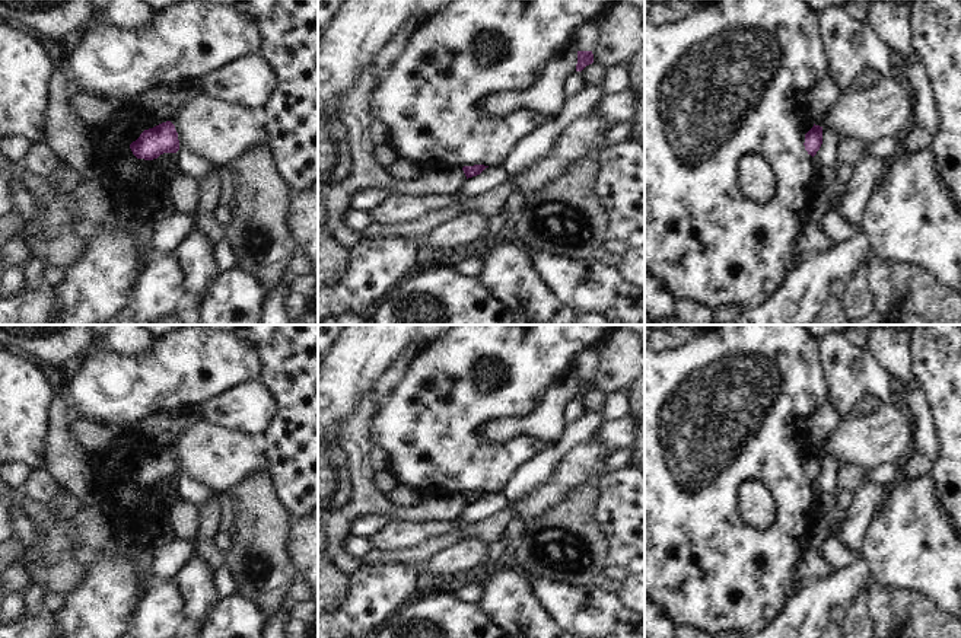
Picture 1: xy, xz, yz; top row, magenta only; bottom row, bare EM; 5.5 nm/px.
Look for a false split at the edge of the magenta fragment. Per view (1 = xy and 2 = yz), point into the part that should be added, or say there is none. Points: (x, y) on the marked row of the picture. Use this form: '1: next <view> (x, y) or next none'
1: next none
2: next none

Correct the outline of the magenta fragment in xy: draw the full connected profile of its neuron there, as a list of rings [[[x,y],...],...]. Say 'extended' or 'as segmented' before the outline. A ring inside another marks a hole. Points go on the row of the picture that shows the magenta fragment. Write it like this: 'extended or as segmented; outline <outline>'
as segmented; outline [[[171,121],[144,130],[140,137],[130,144],[137,159],[153,160],[163,153],[176,153],[179,140],[175,125]]]

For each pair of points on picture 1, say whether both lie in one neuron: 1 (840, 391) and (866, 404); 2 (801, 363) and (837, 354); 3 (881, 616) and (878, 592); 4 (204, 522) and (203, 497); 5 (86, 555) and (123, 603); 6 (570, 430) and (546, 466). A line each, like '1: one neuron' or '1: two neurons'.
1: two neurons
2: two neurons
3: one neuron
4: two neurons
5: two neurons
6: one neuron

